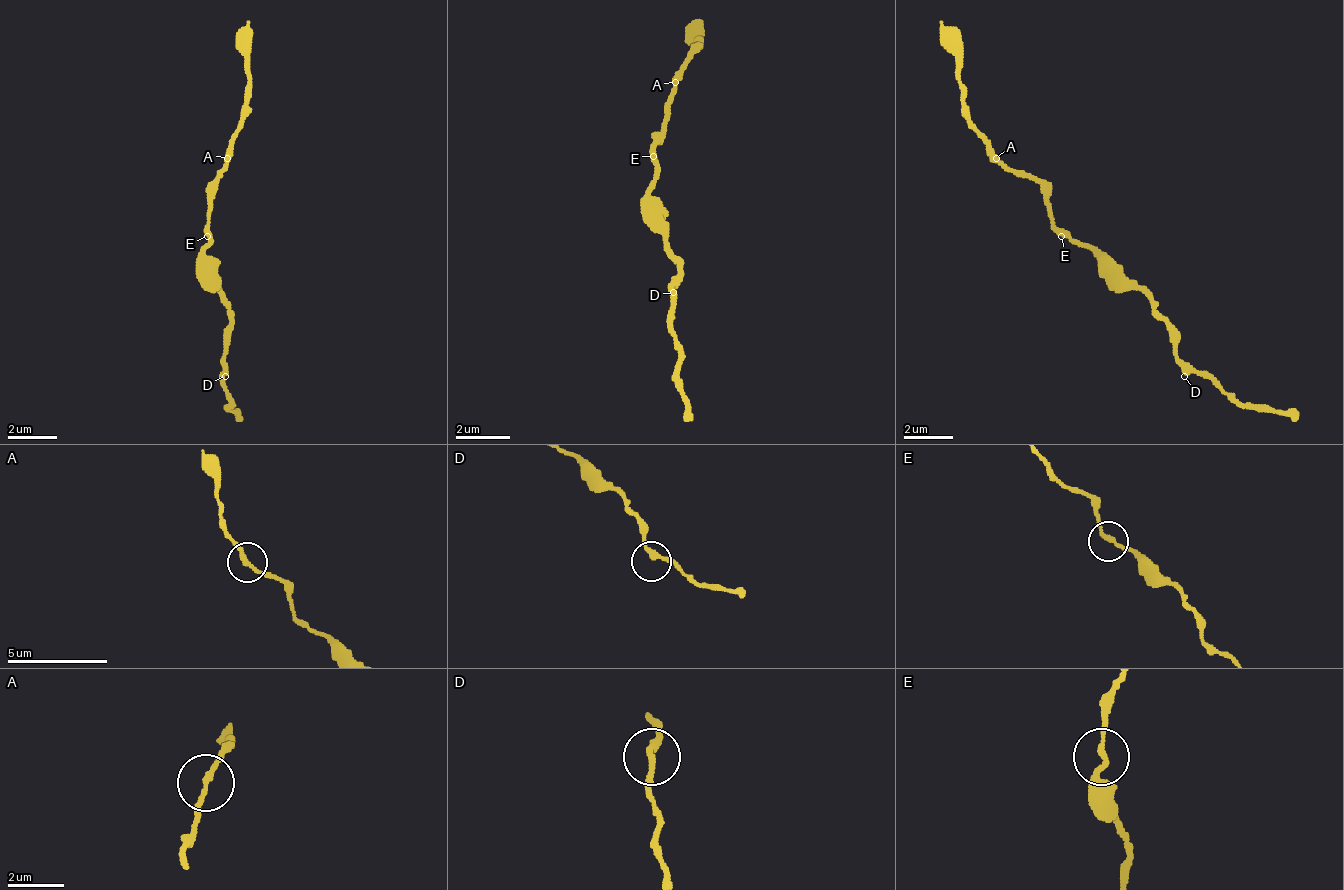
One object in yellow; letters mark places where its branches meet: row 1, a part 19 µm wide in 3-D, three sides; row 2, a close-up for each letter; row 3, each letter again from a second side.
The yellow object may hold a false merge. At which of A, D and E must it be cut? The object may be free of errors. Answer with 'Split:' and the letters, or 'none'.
Split: none

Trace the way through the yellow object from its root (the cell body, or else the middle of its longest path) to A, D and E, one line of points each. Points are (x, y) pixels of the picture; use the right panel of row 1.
A: (1086, 242), (1074, 242), (1055, 224), (1049, 211), (1049, 193), (1037, 181), (1013, 175), (994, 156)
D: (1086, 242), (1092, 248), (1098, 248), (1153, 303), (1153, 315), (1171, 333), (1171, 352), (1178, 358), (1184, 376)
E: (1086, 242), (1074, 242), (1068, 236), (1061, 236)

